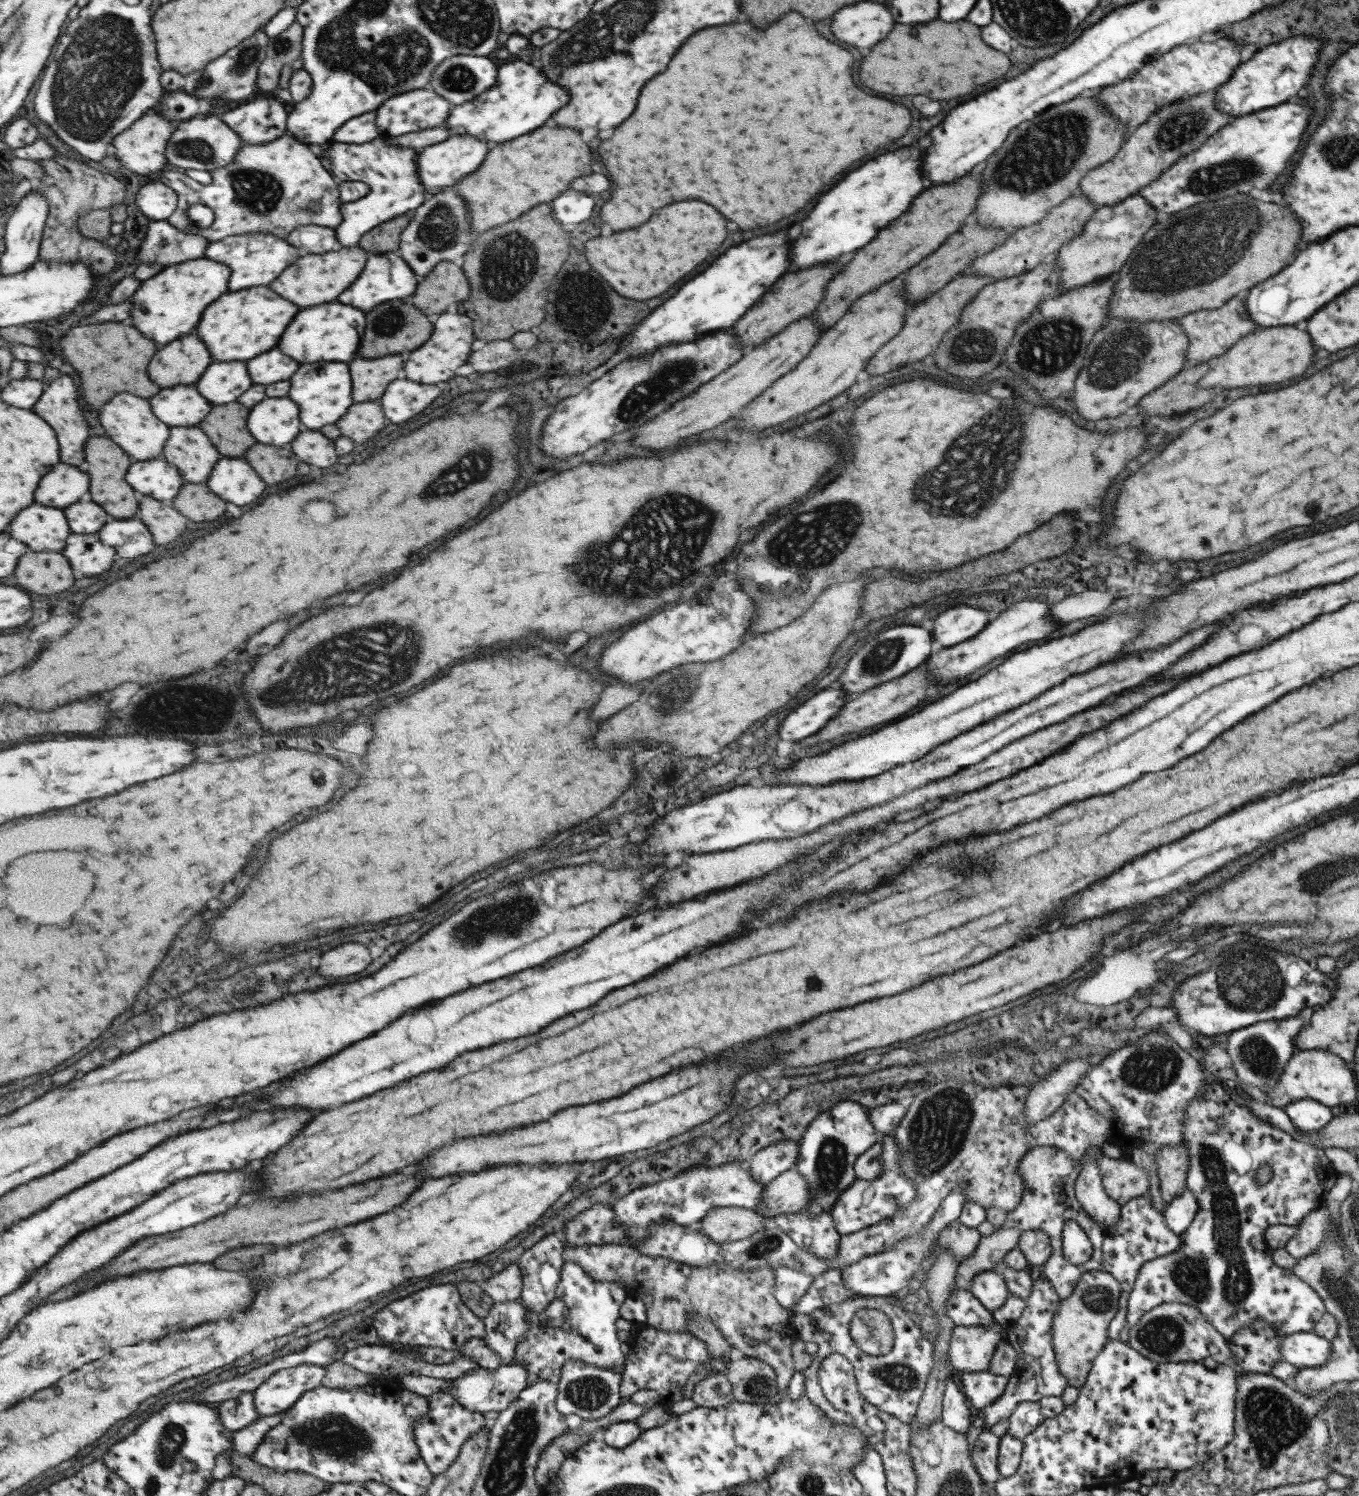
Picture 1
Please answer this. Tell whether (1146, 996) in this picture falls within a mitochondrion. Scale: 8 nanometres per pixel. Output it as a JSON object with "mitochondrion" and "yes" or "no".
{"mitochondrion":"no"}

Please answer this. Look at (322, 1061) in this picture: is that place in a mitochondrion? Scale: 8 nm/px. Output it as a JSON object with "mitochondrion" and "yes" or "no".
{"mitochondrion":"no"}

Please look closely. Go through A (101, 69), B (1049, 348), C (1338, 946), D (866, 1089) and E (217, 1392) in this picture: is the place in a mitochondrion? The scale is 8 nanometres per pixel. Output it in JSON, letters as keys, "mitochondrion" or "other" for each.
{"A":"mitochondrion","B":"mitochondrion","C":"other","D":"other","E":"other"}

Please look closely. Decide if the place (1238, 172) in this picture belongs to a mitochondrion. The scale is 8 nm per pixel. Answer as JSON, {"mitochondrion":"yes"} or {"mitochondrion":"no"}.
{"mitochondrion":"yes"}

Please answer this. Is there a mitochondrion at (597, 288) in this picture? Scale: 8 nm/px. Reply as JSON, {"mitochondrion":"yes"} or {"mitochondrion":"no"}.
{"mitochondrion":"yes"}

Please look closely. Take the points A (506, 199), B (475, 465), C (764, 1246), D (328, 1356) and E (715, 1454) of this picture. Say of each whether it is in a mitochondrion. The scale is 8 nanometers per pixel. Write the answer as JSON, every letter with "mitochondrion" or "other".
{"A":"other","B":"mitochondrion","C":"mitochondrion","D":"other","E":"other"}

